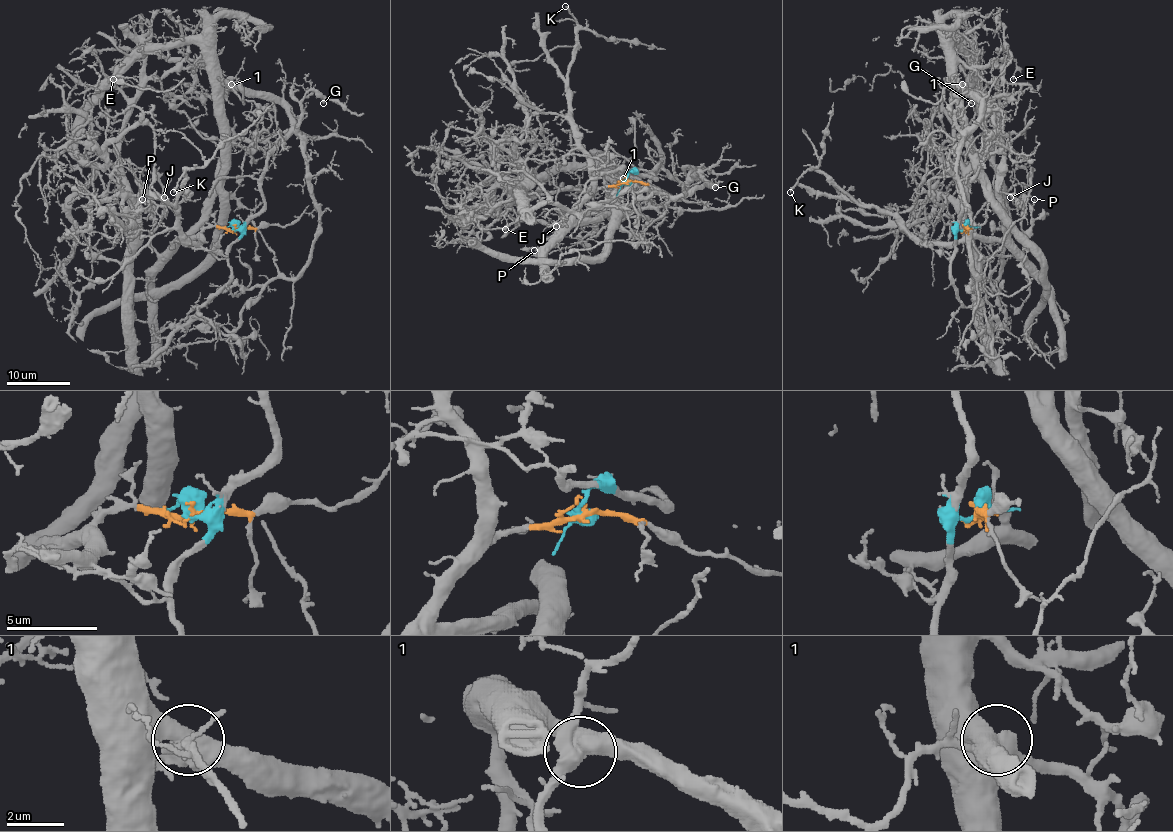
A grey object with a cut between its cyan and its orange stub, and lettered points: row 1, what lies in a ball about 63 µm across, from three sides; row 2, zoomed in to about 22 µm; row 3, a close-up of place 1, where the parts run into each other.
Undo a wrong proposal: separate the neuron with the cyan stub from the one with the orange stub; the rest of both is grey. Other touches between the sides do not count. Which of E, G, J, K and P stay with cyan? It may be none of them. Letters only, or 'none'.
E, G

